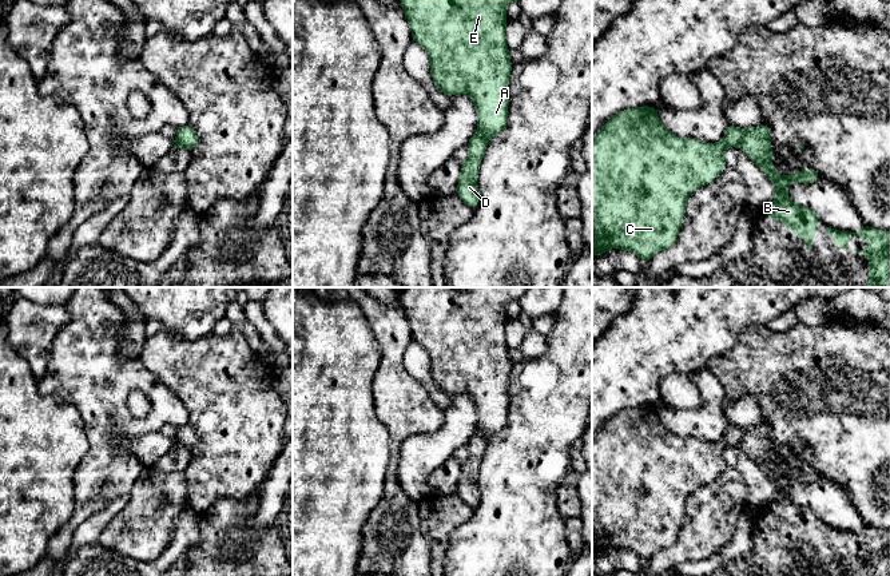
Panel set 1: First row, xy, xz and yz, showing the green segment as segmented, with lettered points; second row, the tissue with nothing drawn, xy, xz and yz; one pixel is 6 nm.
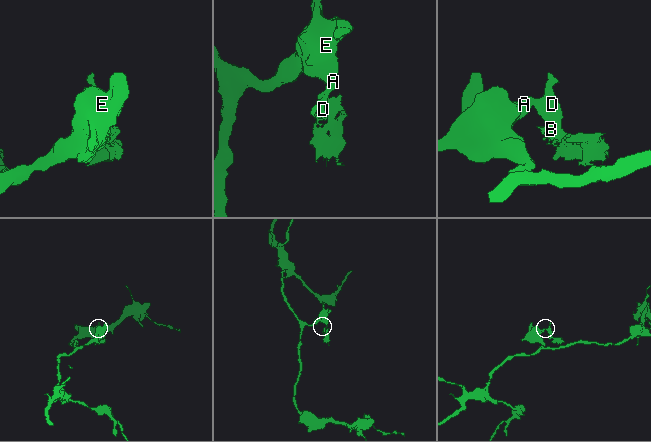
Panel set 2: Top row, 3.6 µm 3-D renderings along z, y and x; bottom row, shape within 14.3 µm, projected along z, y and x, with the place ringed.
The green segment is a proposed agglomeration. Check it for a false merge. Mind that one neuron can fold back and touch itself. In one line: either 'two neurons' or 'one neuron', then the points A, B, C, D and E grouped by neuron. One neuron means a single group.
two neurons | A C E / B D

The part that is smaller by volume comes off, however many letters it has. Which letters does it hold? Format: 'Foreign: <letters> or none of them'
Foreign: B, D

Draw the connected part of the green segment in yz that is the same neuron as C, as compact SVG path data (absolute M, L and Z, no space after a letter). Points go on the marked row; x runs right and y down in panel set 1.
M651 106L623 110L613 115L592 138L592 255L620 249L635 253L647 263L656 253L671 247L682 227L687 198L727 168L724 151L739 147L743 138L743 128L728 124L719 143L682 139L661 124L657 110Z

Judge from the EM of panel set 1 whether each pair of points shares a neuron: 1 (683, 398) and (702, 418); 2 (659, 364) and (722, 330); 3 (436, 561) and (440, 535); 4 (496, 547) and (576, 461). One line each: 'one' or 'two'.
1: two
2: one
3: one
4: two

